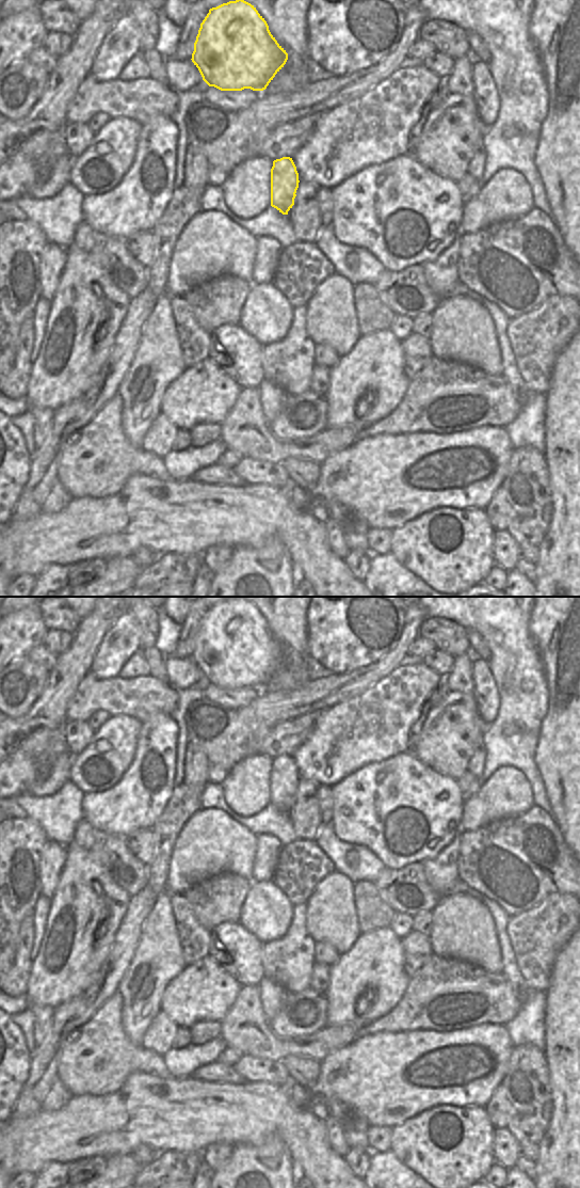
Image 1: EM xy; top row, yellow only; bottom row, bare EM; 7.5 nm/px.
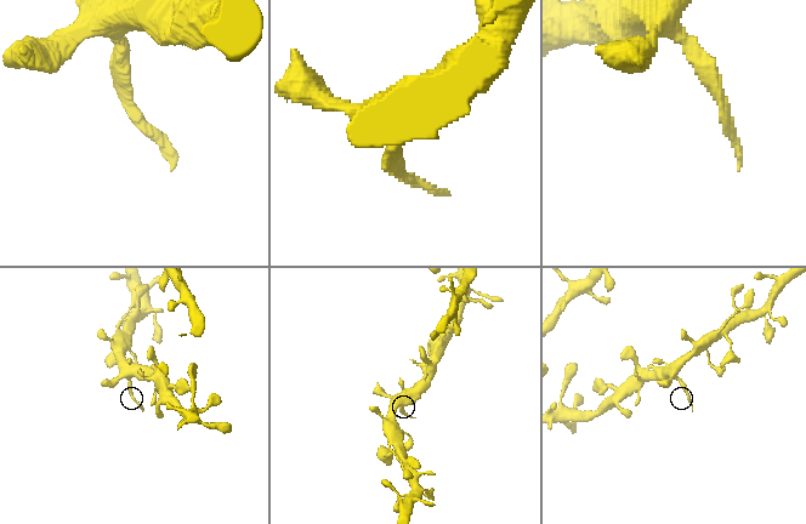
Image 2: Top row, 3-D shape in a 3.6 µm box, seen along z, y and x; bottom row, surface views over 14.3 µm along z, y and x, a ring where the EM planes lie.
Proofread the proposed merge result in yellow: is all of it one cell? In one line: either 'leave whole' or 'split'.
split

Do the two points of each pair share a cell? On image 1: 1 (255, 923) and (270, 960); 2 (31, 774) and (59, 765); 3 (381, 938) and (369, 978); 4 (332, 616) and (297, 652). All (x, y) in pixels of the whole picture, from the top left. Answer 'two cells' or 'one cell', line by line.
1: two cells
2: two cells
3: one cell
4: two cells

